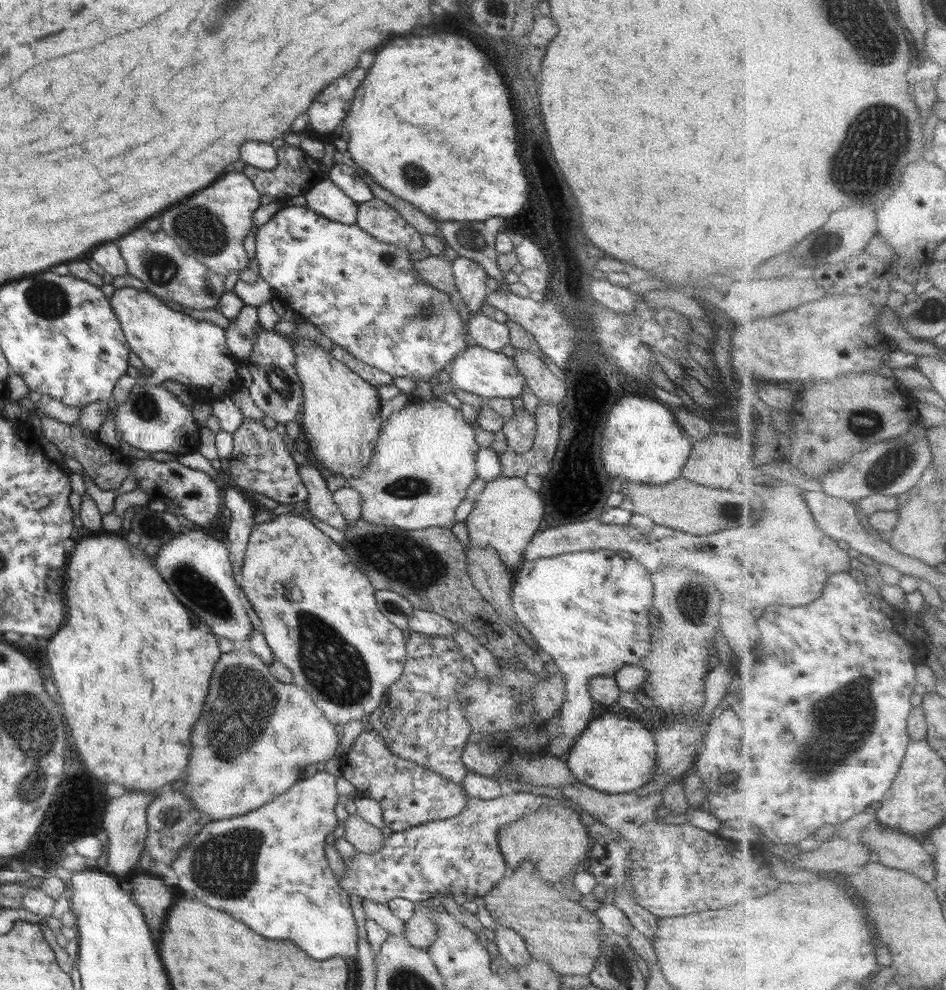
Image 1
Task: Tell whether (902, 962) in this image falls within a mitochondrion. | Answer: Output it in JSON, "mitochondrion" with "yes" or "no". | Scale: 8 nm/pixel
{"mitochondrion":"no"}

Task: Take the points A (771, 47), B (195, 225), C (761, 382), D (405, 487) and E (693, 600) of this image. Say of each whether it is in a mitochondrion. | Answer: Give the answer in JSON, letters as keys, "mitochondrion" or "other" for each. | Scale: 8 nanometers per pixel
{"A":"other","B":"mitochondrion","C":"other","D":"mitochondrion","E":"mitochondrion"}

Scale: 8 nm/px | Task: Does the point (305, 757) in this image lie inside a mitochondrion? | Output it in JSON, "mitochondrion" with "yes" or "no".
{"mitochondrion":"no"}

